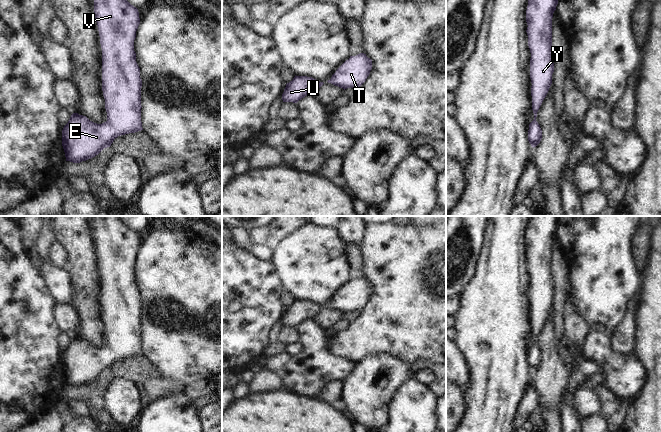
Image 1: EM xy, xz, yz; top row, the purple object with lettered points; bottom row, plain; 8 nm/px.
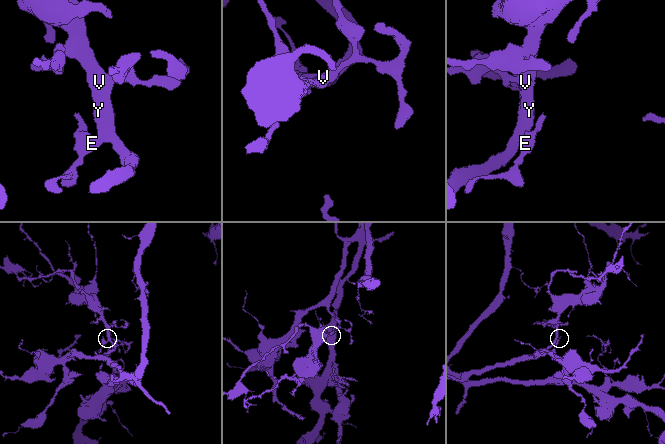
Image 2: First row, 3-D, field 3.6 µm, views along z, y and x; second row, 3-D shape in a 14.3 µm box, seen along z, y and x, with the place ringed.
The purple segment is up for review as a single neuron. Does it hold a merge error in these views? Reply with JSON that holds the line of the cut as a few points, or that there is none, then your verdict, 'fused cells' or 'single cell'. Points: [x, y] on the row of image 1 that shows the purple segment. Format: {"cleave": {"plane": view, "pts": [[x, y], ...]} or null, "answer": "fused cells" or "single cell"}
{"cleave": null, "answer": "single cell"}

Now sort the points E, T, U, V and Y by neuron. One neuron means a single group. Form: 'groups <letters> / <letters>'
groups E T U V Y

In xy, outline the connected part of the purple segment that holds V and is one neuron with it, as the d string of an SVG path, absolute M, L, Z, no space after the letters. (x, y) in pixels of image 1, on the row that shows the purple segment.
M94 0L94 15L102 48L102 91L107 121L97 124L73 113L62 130L66 161L80 163L110 147L118 136L143 130L141 122L140 68L136 62L134 40L140 24L139 12L127 0Z

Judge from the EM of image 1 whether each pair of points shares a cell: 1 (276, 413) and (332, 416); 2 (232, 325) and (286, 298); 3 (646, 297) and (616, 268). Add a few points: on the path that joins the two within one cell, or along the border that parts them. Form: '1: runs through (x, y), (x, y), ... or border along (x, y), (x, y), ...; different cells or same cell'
1: runs through (290, 416), (318, 416); same cell
2: border along (284, 290), (280, 300), (286, 307); different cells
3: border along (641, 279), (641, 285), (637, 293); different cells

